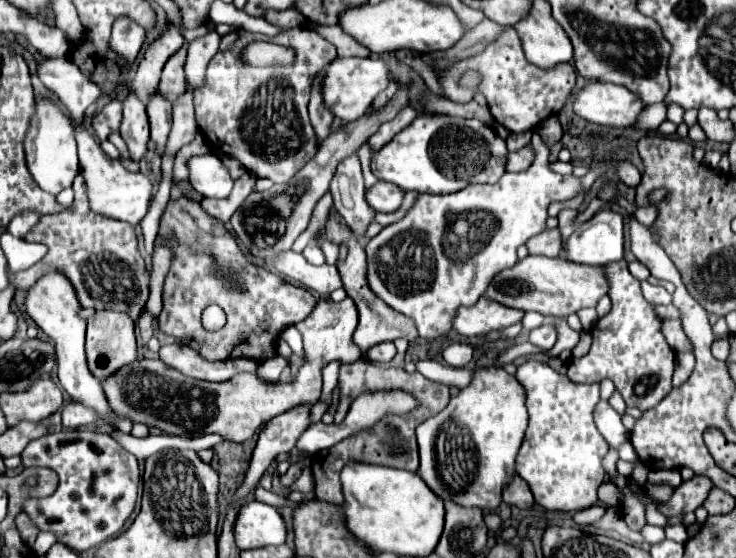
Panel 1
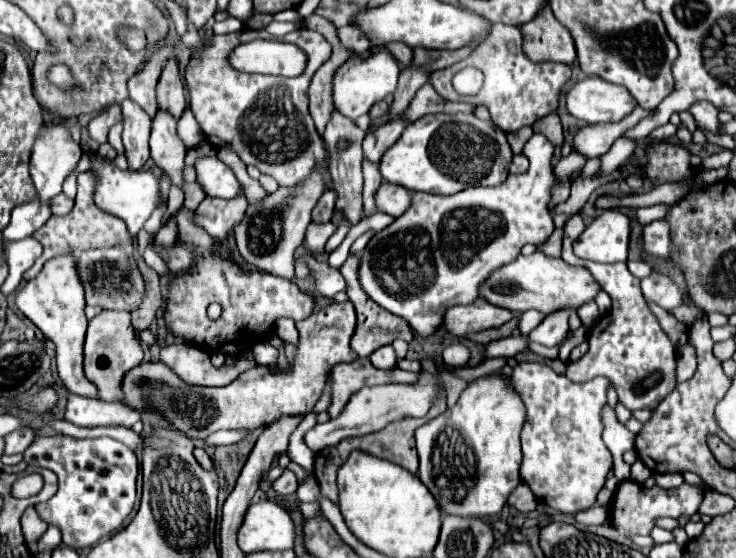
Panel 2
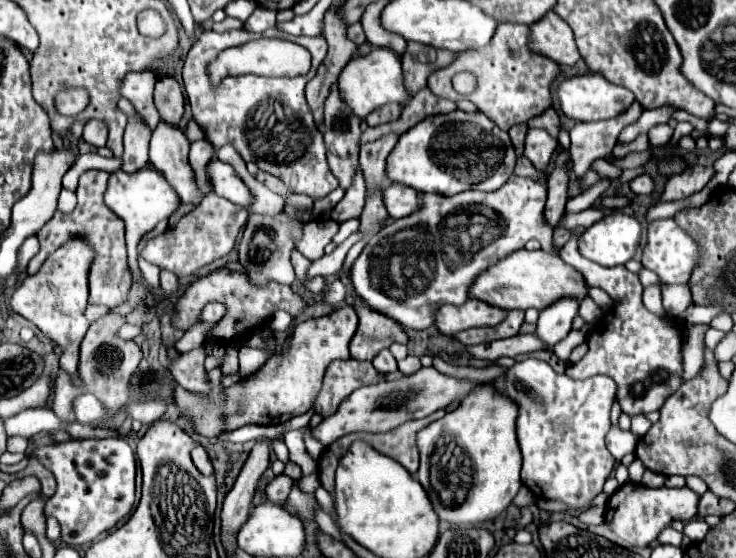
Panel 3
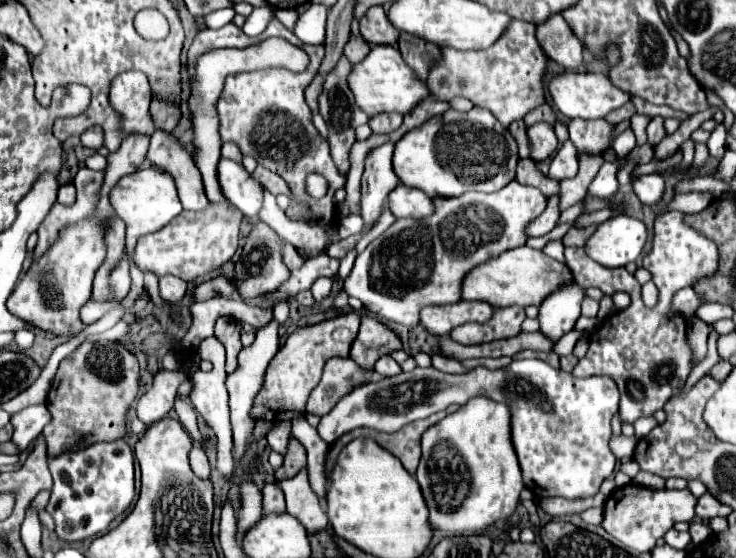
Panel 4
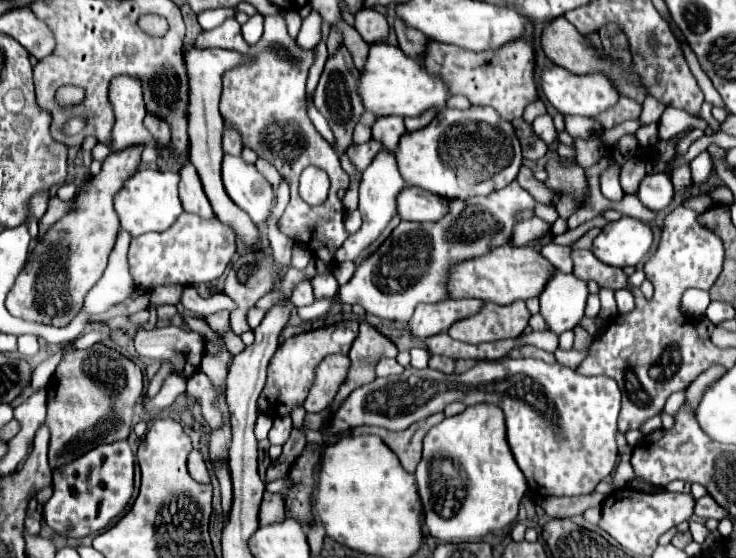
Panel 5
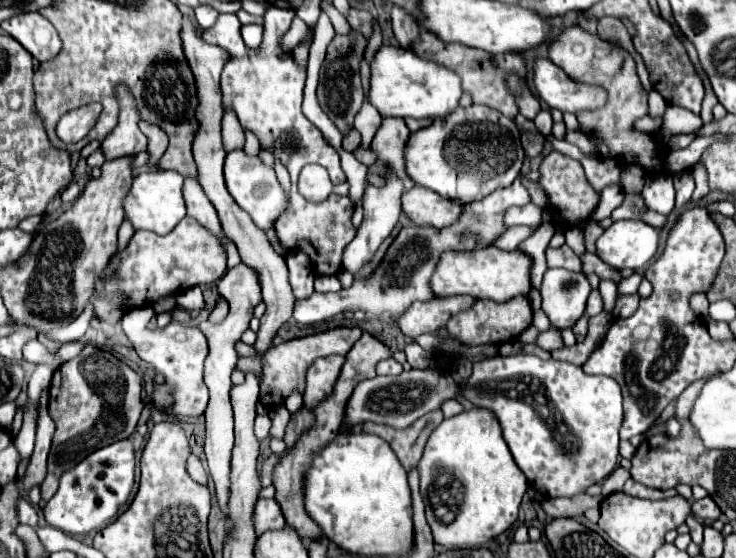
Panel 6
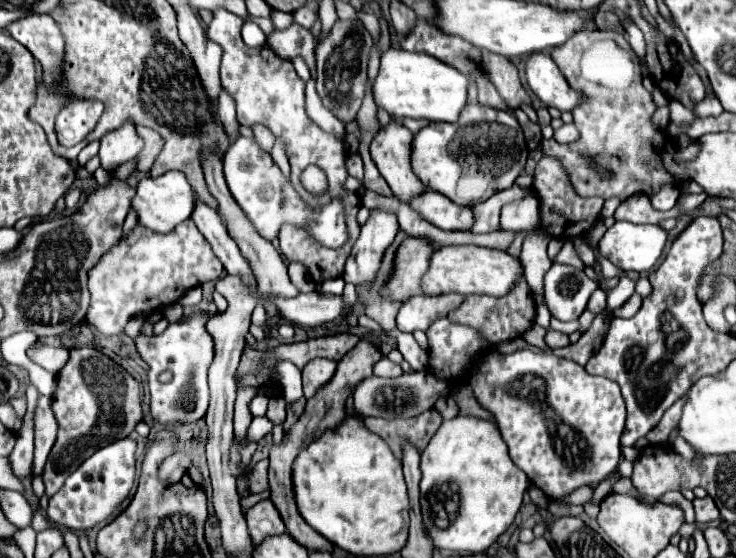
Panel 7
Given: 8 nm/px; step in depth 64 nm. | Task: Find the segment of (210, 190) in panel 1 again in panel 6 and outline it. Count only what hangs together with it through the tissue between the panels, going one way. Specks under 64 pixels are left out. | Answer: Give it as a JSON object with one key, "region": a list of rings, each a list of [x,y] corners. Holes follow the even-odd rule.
{"region":[[[236,148],[232,152],[226,154],[226,162],[224,162],[224,178],[226,178],[226,188],[232,194],[232,198],[236,200],[236,204],[246,210],[254,224],[258,228],[262,228],[264,232],[274,230],[276,220],[288,210],[290,198],[286,194],[286,190],[280,186],[274,168],[266,166],[260,156],[248,156],[244,152],[244,148]]]}

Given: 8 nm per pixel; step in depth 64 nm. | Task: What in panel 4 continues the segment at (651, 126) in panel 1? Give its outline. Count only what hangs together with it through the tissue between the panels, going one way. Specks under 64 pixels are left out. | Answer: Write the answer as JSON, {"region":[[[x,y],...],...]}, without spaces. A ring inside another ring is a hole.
{"region":[[[574,118],[568,122],[570,140],[576,144],[578,152],[588,150],[592,154],[604,152],[612,142],[612,124],[606,120],[582,120]]]}

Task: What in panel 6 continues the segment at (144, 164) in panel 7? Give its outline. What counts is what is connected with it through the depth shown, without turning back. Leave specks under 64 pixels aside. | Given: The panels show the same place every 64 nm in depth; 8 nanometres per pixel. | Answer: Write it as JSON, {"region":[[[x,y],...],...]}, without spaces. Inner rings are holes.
{"region":[[[140,122],[140,130],[148,138],[148,150],[146,150],[148,162],[146,162],[146,166],[156,166],[156,162],[160,160],[160,156],[164,154],[166,146],[168,146],[168,136],[160,128],[156,128],[148,122]]]}

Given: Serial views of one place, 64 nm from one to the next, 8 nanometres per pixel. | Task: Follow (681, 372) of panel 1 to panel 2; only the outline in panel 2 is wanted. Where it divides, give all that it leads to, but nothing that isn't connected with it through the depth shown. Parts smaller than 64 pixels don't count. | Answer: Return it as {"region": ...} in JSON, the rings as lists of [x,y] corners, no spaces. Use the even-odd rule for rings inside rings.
{"region":[[[688,340],[688,342],[680,348],[680,354],[678,354],[676,380],[678,380],[678,382],[690,380],[690,376],[694,376],[694,372],[696,372],[696,366],[698,366],[698,360],[696,360],[696,356],[694,356],[694,346],[692,346],[692,342]]]}

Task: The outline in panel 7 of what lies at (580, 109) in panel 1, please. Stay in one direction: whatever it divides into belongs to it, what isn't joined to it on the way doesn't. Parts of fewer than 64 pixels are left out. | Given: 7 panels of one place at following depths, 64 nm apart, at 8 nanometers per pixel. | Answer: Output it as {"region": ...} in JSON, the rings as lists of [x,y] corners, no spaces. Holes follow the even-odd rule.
{"region":[[[534,52],[526,60],[526,80],[530,90],[546,104],[560,112],[572,110],[580,102],[580,94],[574,92],[564,76],[560,74],[556,62],[546,52]]]}

